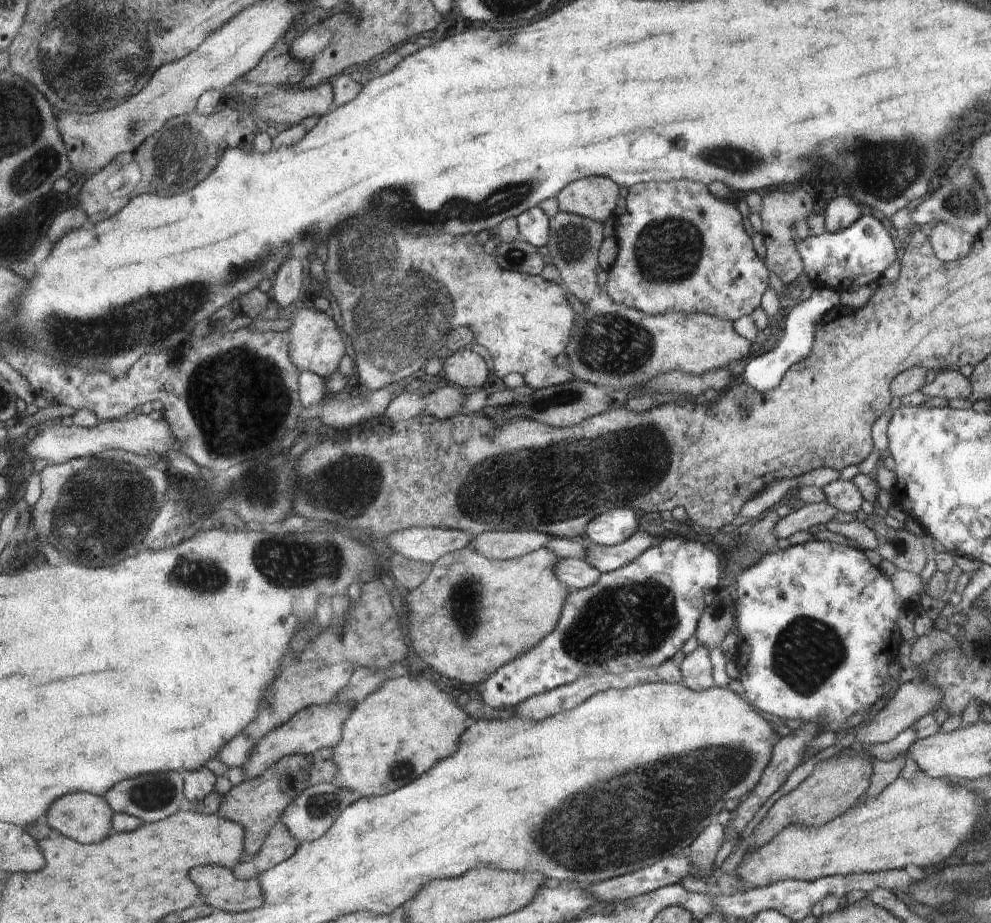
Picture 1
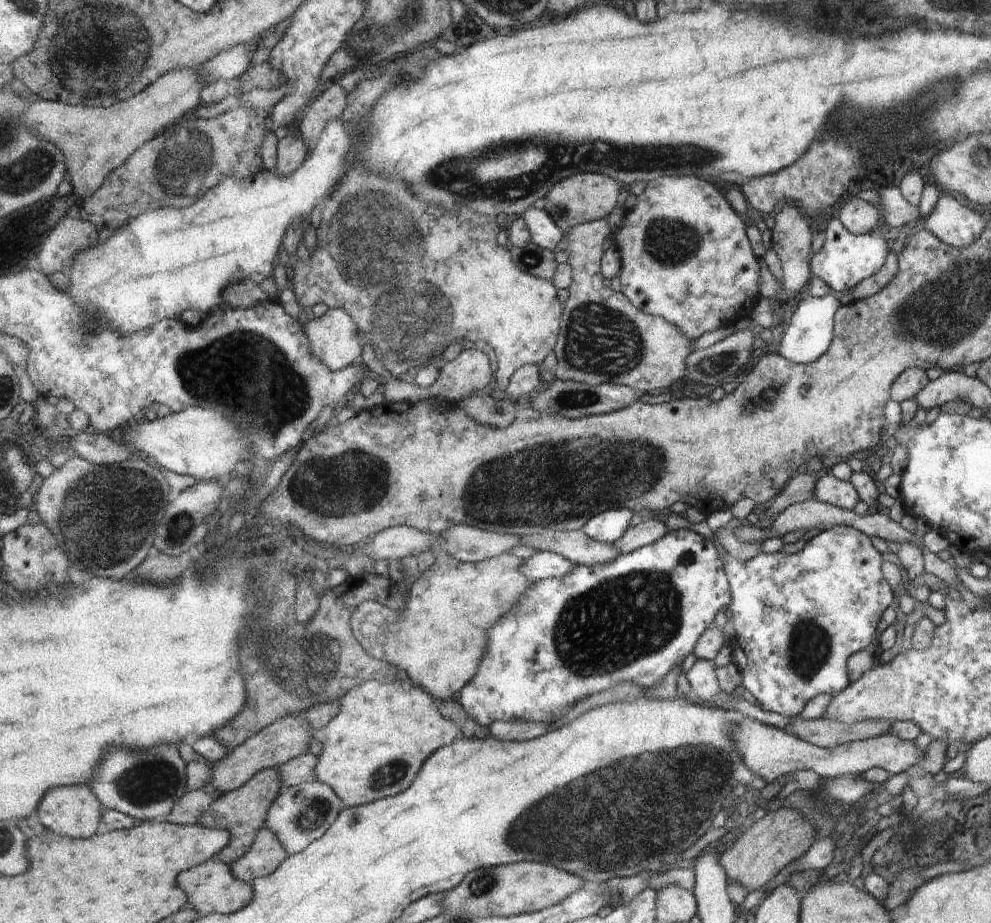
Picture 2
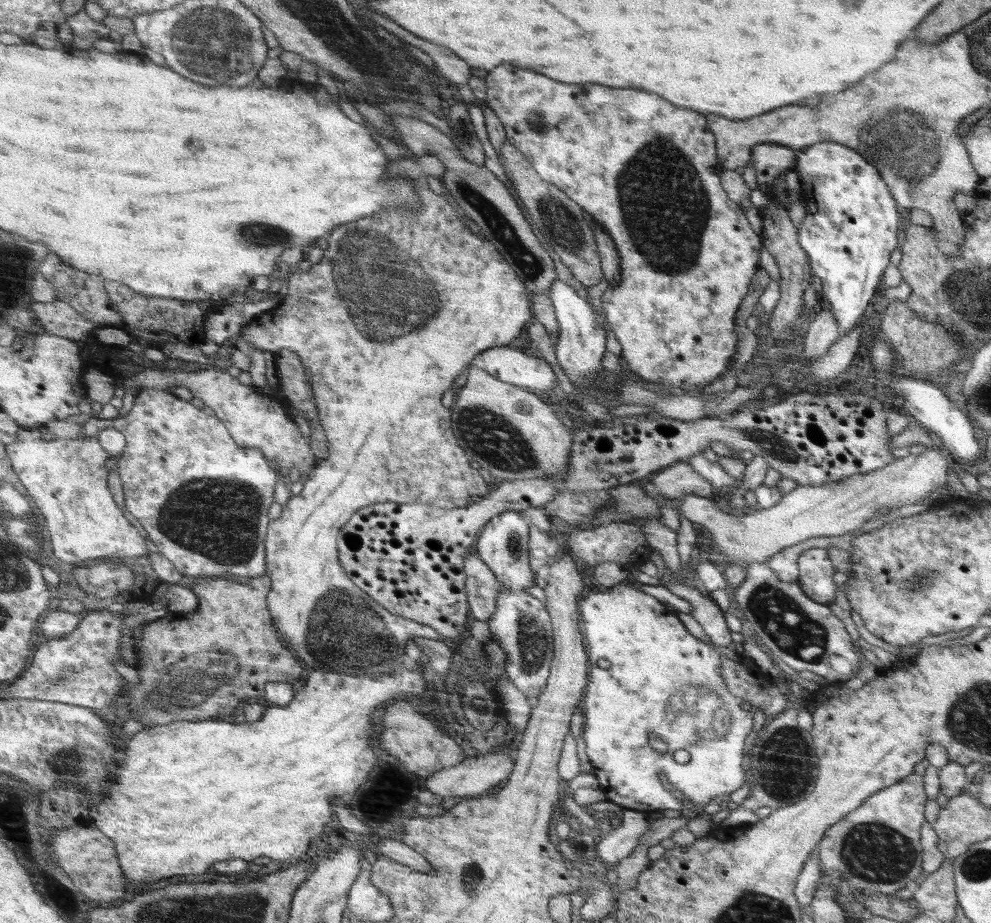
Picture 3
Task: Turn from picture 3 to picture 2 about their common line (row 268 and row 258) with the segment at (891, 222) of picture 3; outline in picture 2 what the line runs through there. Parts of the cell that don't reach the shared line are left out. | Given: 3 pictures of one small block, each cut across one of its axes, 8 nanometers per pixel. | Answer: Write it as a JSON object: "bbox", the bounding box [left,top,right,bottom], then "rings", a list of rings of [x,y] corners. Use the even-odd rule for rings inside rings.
{"bbox":[810,218,888,292],"rings":[[[832,218],[825,231],[825,242],[819,252],[814,252],[810,261],[812,276],[822,278],[831,292],[851,292],[864,278],[878,272],[886,260],[888,248],[880,232],[855,235],[846,230],[839,218]]]}

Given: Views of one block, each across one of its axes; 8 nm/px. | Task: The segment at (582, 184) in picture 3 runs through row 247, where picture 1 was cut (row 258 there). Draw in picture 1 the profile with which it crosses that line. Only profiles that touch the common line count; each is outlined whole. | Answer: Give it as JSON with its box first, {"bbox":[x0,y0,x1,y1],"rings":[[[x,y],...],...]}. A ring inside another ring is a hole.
{"bbox":[605,179,768,321],"rings":[[[688,179],[638,184],[625,191],[626,212],[611,223],[617,240],[616,262],[608,271],[605,283],[610,298],[622,306],[633,307],[647,315],[684,312],[711,314],[734,321],[760,306],[760,296],[768,288],[768,270],[756,256],[750,236],[742,228],[742,217],[736,206],[716,200],[704,183]]]}

